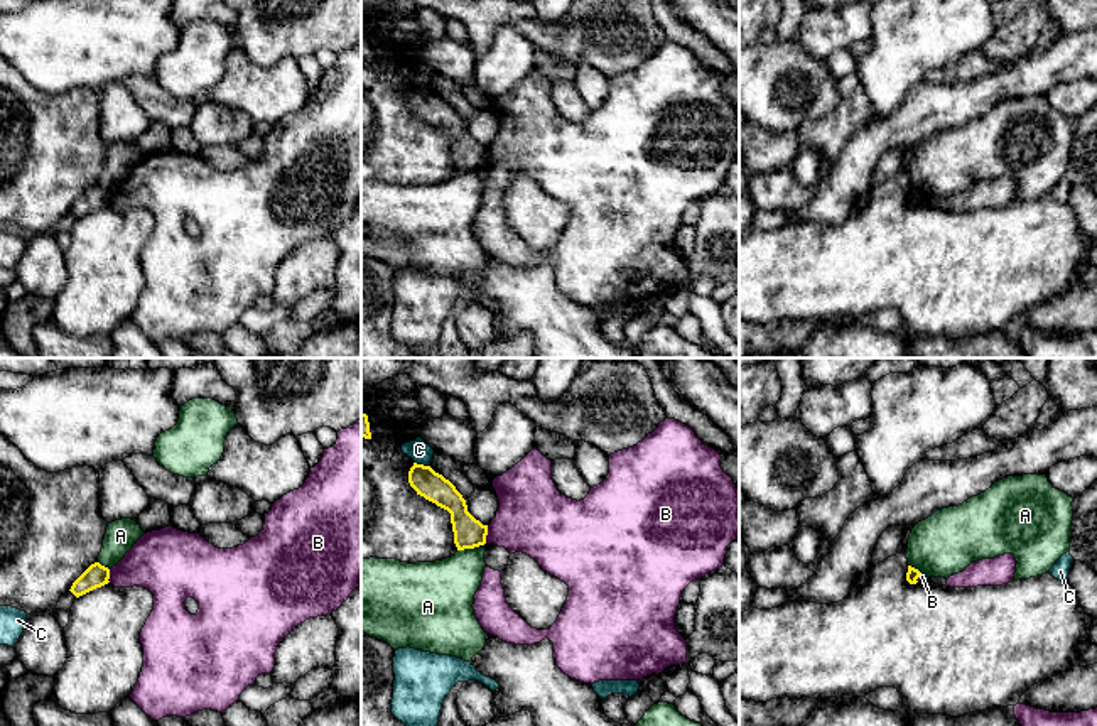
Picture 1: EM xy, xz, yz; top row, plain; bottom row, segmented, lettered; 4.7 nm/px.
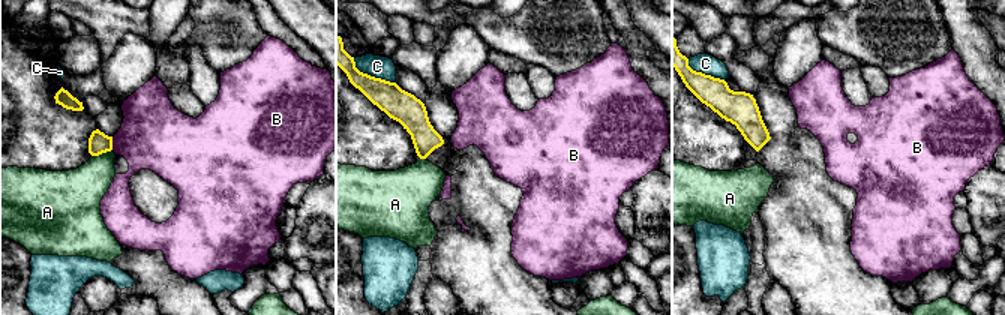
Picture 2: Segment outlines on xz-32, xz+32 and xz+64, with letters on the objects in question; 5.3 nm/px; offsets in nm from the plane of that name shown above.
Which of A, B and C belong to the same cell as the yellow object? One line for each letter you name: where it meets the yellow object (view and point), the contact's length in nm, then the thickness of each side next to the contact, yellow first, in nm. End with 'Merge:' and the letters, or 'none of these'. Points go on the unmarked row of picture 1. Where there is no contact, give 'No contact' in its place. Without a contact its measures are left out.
Merge: none of these

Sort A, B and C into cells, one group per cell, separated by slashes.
A / B / C

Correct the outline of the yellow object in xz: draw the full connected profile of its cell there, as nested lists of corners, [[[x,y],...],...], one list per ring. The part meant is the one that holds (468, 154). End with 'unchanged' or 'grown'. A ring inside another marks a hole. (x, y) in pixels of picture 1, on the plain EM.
[[[413,84],[408,93],[408,105],[417,116],[451,135],[457,172],[486,165],[488,147],[483,147],[467,133],[466,122],[449,101],[435,95],[430,88]]]; unchanged

